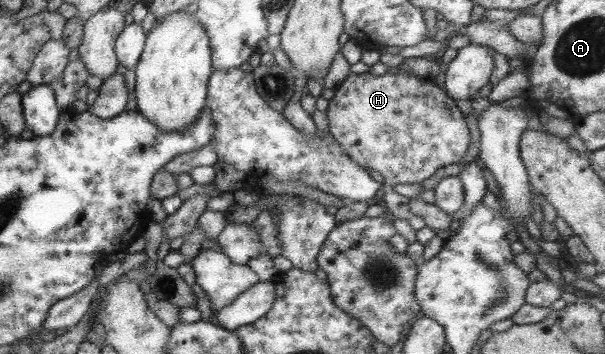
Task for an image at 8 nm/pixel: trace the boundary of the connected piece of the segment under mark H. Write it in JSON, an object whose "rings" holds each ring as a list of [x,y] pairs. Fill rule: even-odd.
{"rings":[[[349,71],[345,79],[334,89],[326,108],[329,134],[337,141],[343,153],[361,167],[373,169],[383,177],[383,188],[397,183],[421,183],[437,169],[457,163],[469,145],[469,131],[463,113],[446,92],[435,85],[432,79],[422,79],[408,72],[372,75],[368,71],[355,75]]]}

